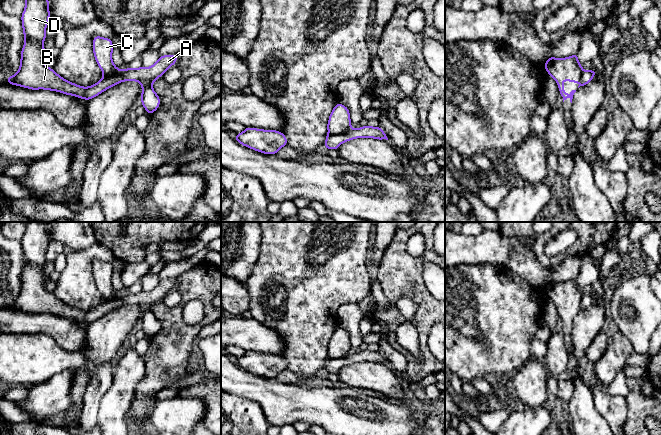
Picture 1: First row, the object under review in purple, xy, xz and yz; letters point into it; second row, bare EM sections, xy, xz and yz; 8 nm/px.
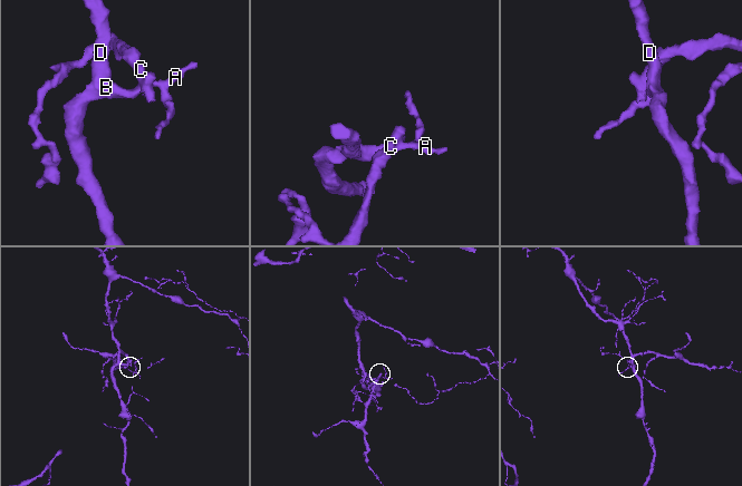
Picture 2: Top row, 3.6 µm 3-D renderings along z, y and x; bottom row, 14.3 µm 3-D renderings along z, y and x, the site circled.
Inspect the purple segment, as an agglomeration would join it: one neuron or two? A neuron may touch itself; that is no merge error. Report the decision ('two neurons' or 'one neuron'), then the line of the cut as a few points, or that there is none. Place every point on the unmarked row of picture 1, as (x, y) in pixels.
two neurons | xz (349, 353), (341, 357), (328, 358)

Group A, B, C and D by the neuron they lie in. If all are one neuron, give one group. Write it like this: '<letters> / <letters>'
A B D / C

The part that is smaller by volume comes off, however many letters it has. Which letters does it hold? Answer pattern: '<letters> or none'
C

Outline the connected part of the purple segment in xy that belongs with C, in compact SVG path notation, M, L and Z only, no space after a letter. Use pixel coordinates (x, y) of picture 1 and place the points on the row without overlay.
M101 260L93 262L93 277L95 284L105 300L113 300L119 294L112 284L113 266L111 263Z

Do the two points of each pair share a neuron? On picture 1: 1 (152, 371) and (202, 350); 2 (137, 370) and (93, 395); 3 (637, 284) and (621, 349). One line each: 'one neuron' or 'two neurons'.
1: two neurons
2: two neurons
3: two neurons

